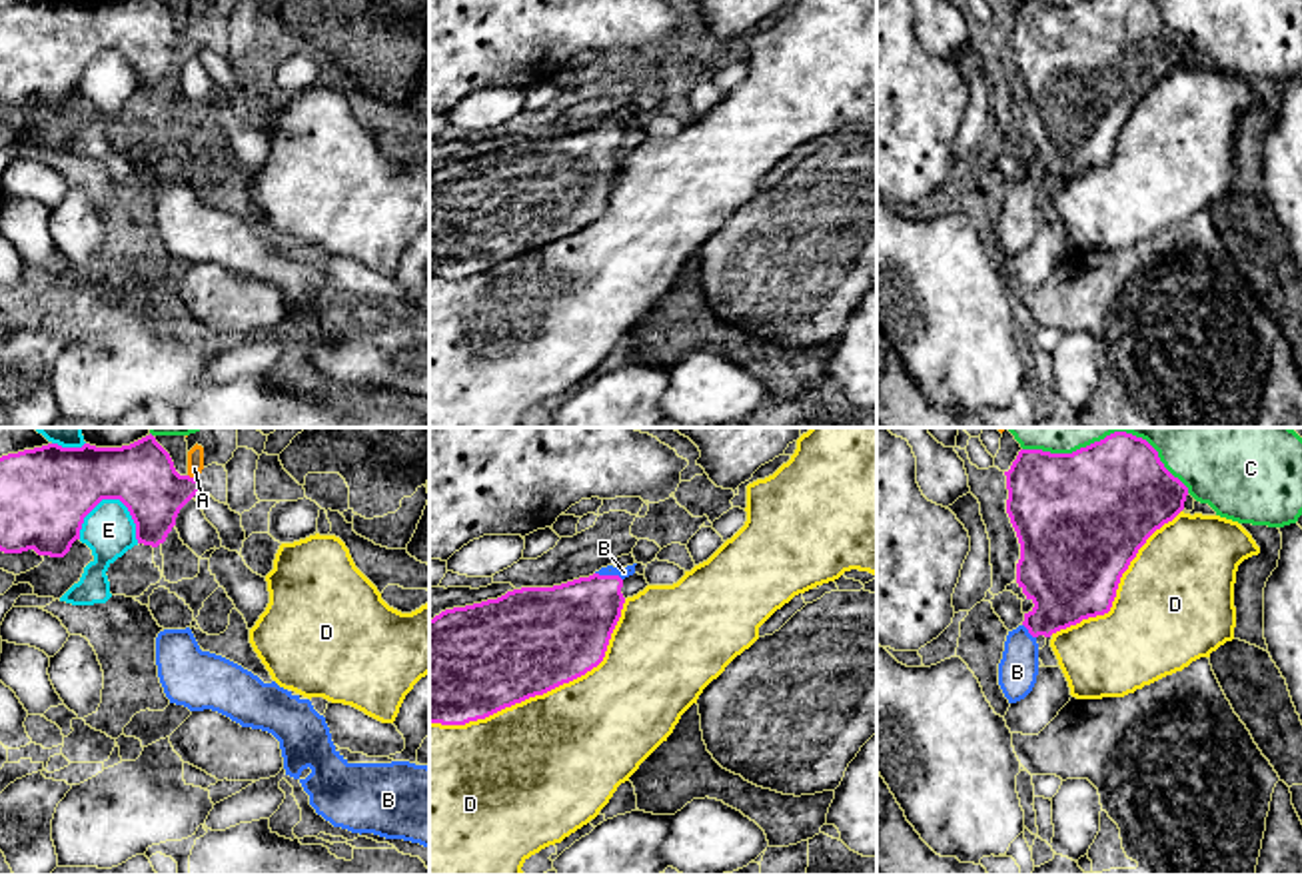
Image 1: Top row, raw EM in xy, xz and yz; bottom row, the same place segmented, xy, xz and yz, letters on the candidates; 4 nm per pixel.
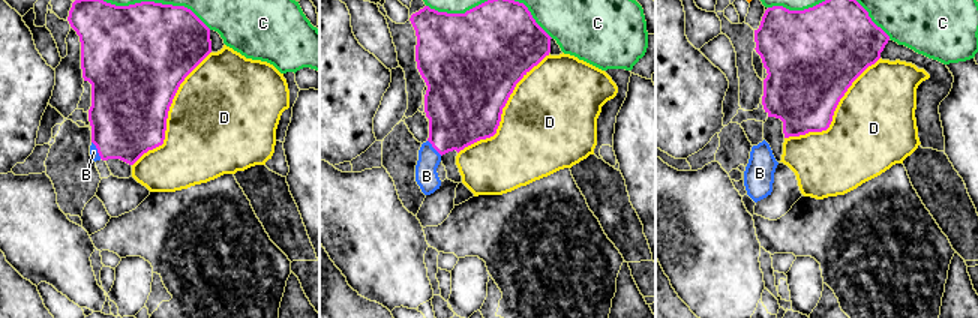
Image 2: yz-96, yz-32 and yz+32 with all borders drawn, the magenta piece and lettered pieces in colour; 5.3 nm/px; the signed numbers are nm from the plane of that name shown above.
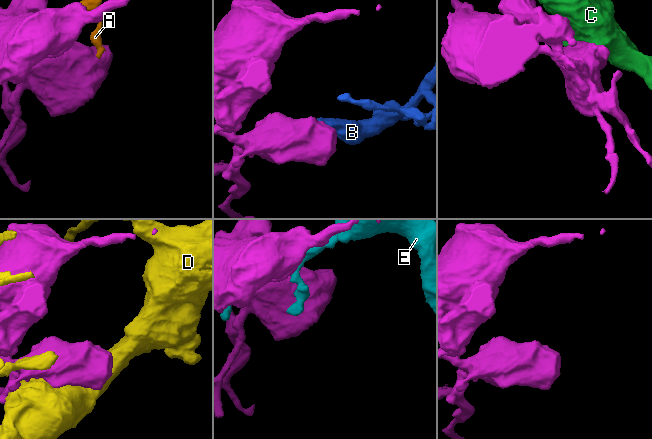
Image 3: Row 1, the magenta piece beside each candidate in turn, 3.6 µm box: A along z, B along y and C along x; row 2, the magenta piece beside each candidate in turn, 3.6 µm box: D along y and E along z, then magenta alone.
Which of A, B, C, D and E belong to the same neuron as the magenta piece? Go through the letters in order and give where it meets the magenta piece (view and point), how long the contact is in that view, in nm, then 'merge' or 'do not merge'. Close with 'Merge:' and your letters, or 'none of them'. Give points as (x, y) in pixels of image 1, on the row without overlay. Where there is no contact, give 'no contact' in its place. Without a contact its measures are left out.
A: xy (192, 30) | 50 nm | do not merge
B: xz (610, 128) | 120 nm | merge
C: yz (1167, 22) | 240 nm | do not merge
D: xz (546, 244) | 950 nm | do not merge
E: xy (112, 50) | 260 nm | do not merge
Merge: B

